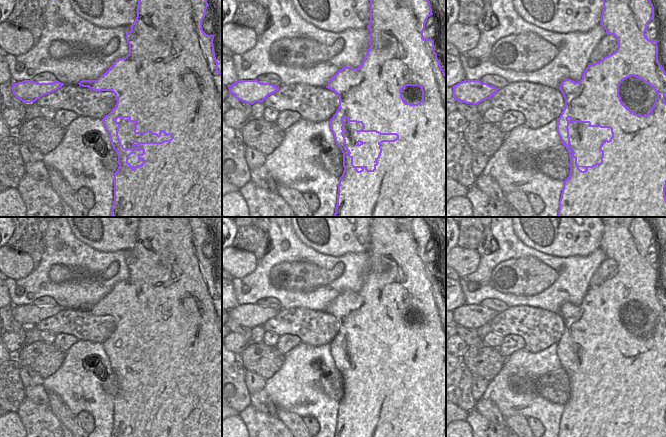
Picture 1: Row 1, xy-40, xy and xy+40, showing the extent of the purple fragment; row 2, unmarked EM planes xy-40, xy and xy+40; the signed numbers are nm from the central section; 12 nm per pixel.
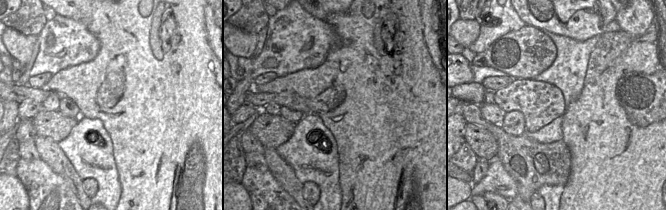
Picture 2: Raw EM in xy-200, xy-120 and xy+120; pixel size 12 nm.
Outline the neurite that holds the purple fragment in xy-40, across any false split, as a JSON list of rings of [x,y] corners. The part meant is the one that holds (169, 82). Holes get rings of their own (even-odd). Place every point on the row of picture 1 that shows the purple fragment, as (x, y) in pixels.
[[[139,0],[137,5],[137,17],[134,23],[130,26],[131,30],[126,33],[126,39],[129,44],[129,54],[125,58],[117,59],[113,65],[104,73],[102,74],[97,80],[82,80],[78,84],[82,87],[88,87],[93,91],[112,91],[115,94],[115,98],[117,103],[112,111],[106,115],[102,119],[102,123],[109,133],[109,138],[111,141],[111,145],[113,149],[117,152],[118,155],[118,164],[119,167],[117,171],[114,173],[114,201],[113,206],[111,208],[111,215],[110,217],[222,217],[222,72],[218,71],[217,66],[219,65],[214,52],[213,46],[213,39],[214,35],[206,34],[202,29],[202,21],[205,17],[206,9],[209,7],[207,0]],[[118,118],[124,118],[124,121],[134,122],[135,129],[132,130],[135,134],[146,134],[150,132],[152,135],[156,135],[158,138],[161,136],[163,132],[165,136],[171,135],[172,138],[170,140],[164,140],[162,142],[138,142],[134,140],[132,142],[131,148],[124,148],[121,145],[121,141],[118,136],[120,123],[117,123],[116,120]],[[138,150],[142,150],[143,153],[138,155],[138,160],[143,160],[144,162],[138,166],[131,166],[128,163],[129,156],[131,154],[136,154]]]

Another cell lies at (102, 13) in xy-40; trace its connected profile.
[[[69,0],[74,12],[100,28],[131,26],[139,0]]]

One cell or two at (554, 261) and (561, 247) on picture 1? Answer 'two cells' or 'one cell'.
two cells

